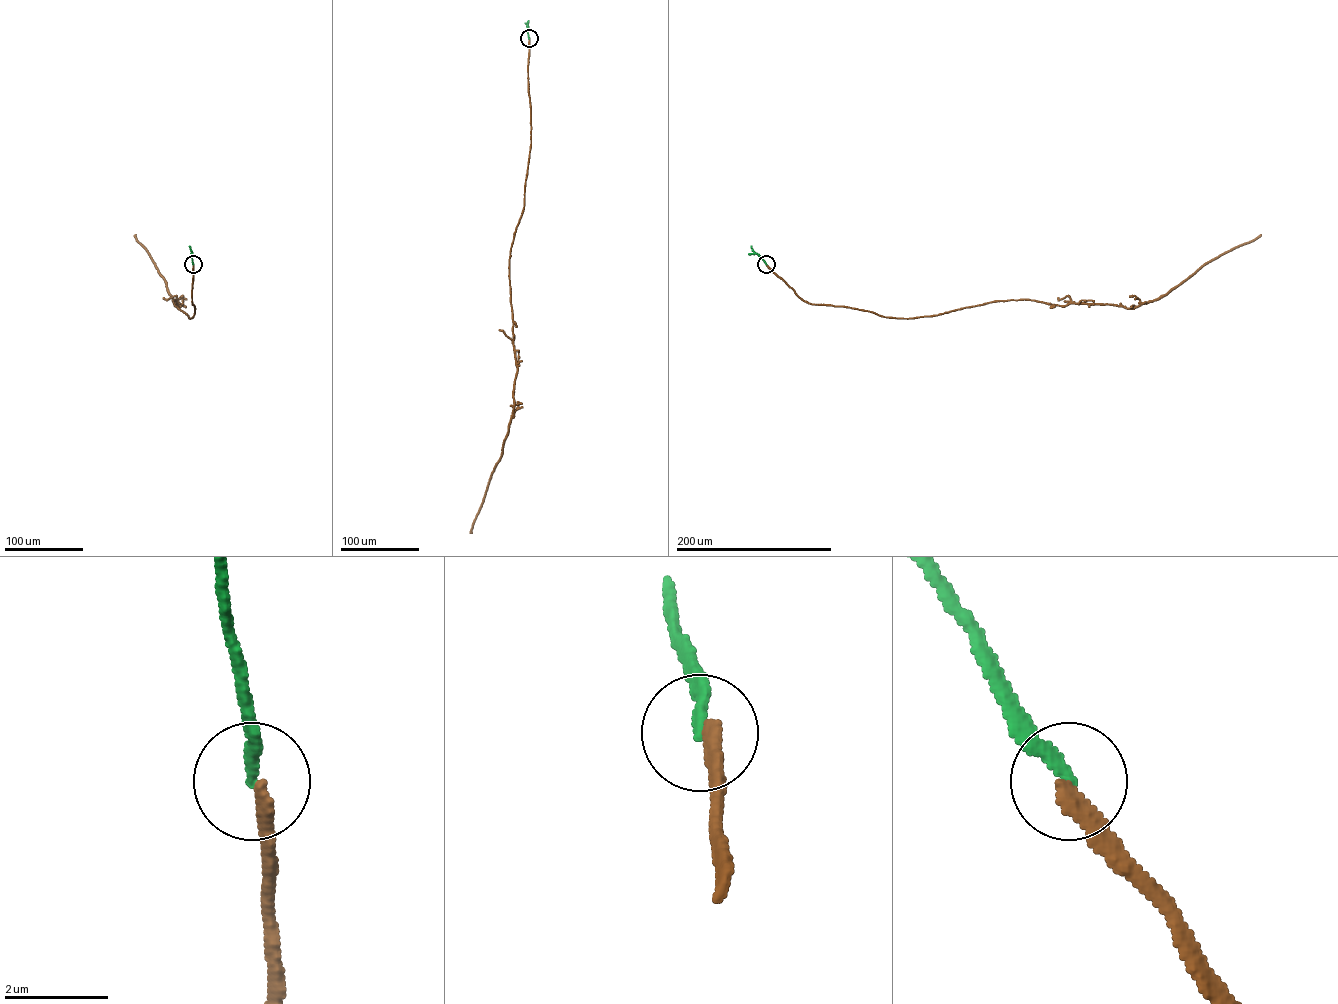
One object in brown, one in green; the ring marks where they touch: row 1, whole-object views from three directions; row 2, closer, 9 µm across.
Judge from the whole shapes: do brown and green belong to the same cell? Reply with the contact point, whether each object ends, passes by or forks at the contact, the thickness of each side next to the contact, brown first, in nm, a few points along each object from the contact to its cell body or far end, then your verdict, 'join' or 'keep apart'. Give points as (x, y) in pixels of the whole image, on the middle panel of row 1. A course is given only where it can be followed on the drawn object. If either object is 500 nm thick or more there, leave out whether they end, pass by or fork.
(529, 38) | brown ends | green ends | 280/220 nm | brown via (529, 38), (531, 145), (524, 208), (509, 261), (517, 367), (513, 412) | green via (529, 38), (525, 23) | keep apart

